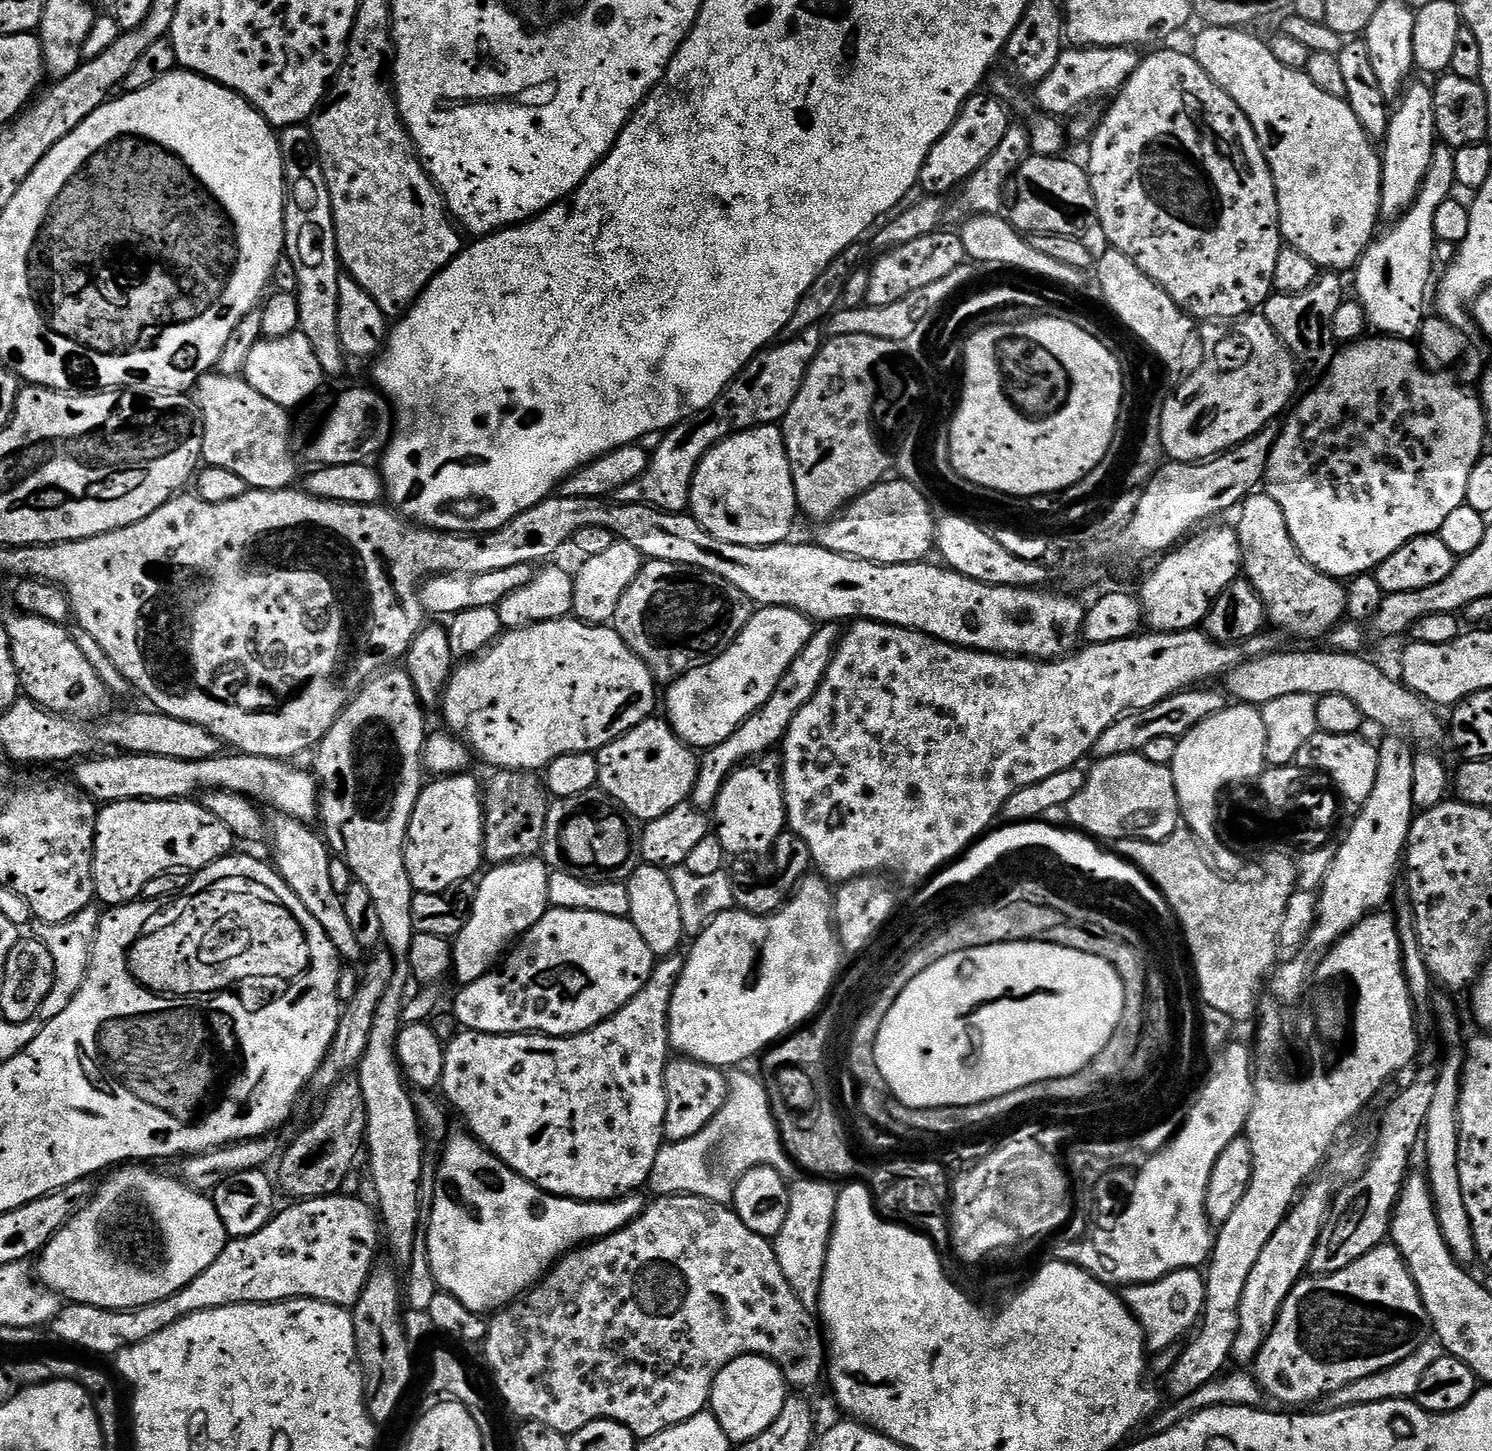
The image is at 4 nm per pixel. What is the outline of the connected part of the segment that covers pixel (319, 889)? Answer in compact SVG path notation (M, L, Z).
M275 813L270 820L270 844L274 848L272 857L276 870L283 880L290 886L298 898L306 905L306 910L314 915L314 918L326 936L333 942L335 950L341 959L350 964L358 964L364 955L364 949L351 929L350 920L346 916L343 897L334 890L330 881L330 860L332 854L325 839L311 829L312 826L303 820L284 813Z

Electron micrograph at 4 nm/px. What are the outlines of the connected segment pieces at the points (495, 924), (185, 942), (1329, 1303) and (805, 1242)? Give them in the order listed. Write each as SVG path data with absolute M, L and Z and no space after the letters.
M529 858L511 864L495 865L488 871L490 872L477 883L471 914L457 931L452 944L452 976L462 986L473 984L491 971L509 944L533 928L550 907L550 869L543 859Z
M247 880L235 881L232 888L208 888L185 900L177 899L168 913L161 915L128 951L128 968L133 978L151 992L174 996L207 996L231 989L239 980L251 976L301 976L310 963L304 926L281 904L257 890Z
M1385 1242L1379 1248L1372 1248L1365 1256L1358 1258L1350 1266L1346 1266L1337 1272L1331 1272L1329 1276L1309 1275L1300 1279L1290 1290L1286 1302L1280 1307L1278 1318L1274 1322L1274 1330L1266 1338L1262 1350L1254 1361L1254 1375L1260 1381L1260 1387L1264 1389L1269 1397L1273 1396L1280 1404L1312 1404L1315 1400L1323 1401L1334 1390L1342 1390L1342 1386L1350 1386L1350 1382L1358 1382L1358 1378L1366 1378L1370 1374L1378 1374L1398 1362L1402 1358L1410 1358L1414 1350L1430 1336L1430 1325L1426 1306L1422 1306L1422 1298L1418 1294L1418 1286L1414 1286L1414 1278L1410 1278L1410 1270L1402 1258L1400 1251L1391 1243Z
M824 1178L793 1179L789 1187L789 1210L782 1230L772 1240L772 1249L778 1258L778 1266L782 1266L782 1274L786 1274L786 1282L790 1282L790 1290L798 1294L798 1298L807 1308L819 1309L822 1278L826 1270L826 1254L828 1243L832 1237L834 1218L838 1210L840 1197L837 1185Z

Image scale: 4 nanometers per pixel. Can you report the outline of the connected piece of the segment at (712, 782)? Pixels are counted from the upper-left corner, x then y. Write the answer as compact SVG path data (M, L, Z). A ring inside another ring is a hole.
M824 622L813 631L812 637L806 642L803 649L801 649L797 658L788 667L787 673L779 682L779 686L775 688L775 692L769 699L758 709L748 720L740 725L740 729L733 734L726 742L720 743L718 746L707 749L702 756L702 763L698 768L698 775L696 777L696 785L692 788L691 799L694 805L702 810L711 809L716 799L720 794L721 786L724 785L728 777L739 767L743 762L751 761L752 759L761 757L767 752L767 748L772 748L781 743L784 739L784 731L787 730L789 722L794 718L794 714L802 708L806 702L810 702L812 695L818 690L818 686L822 682L822 678L828 669L828 663L832 660L832 653L836 650L838 643L838 631L836 632L837 625L832 622Z

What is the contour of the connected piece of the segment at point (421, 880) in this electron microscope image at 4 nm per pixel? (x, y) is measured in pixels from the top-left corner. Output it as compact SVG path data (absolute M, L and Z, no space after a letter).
M457 774L454 776L441 776L425 783L420 789L420 797L414 806L414 814L408 823L408 843L404 846L404 861L406 862L406 874L410 874L410 882L416 892L441 892L455 884L461 884L463 880L471 880L477 874L480 864L485 863L484 859L484 805L482 803L482 784L472 777L472 774Z

